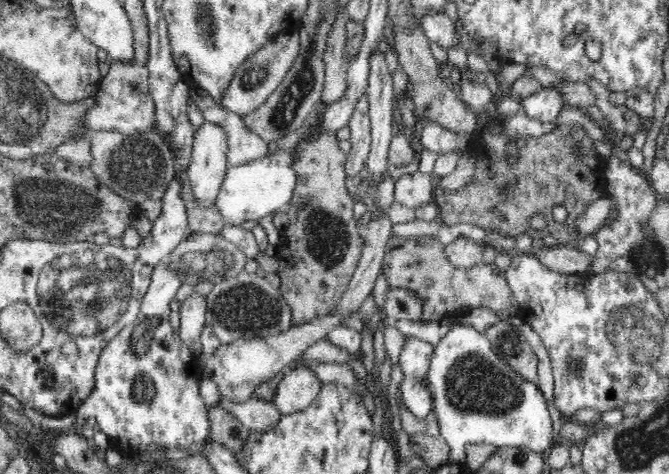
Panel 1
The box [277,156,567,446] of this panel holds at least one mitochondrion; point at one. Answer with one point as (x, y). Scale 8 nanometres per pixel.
(476, 384)

